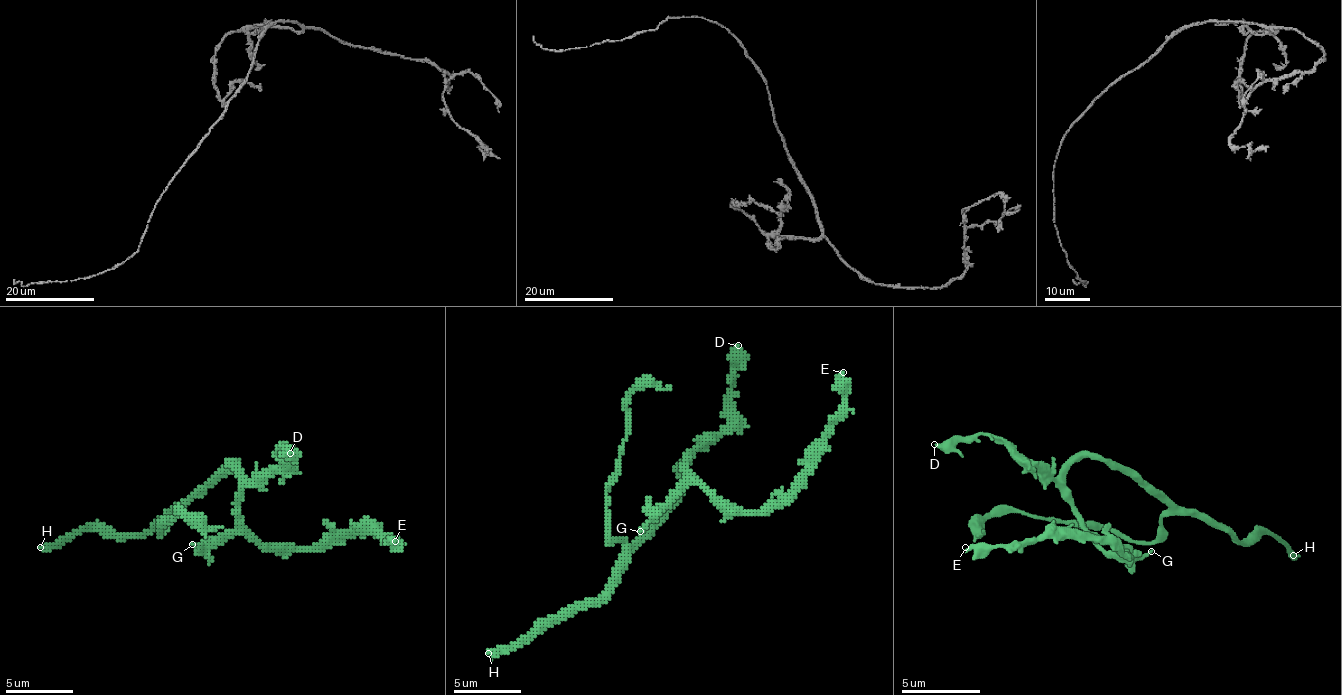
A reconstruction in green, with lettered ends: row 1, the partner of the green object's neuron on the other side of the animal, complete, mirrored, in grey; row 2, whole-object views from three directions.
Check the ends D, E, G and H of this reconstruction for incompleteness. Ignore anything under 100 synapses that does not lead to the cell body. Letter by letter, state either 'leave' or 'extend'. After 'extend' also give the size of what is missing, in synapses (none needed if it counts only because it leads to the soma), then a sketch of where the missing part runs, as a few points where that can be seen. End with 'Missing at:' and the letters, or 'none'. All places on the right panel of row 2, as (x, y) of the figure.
D: leave
E: leave
G: leave
H: extend; about 450 synapses
Missing at: H

